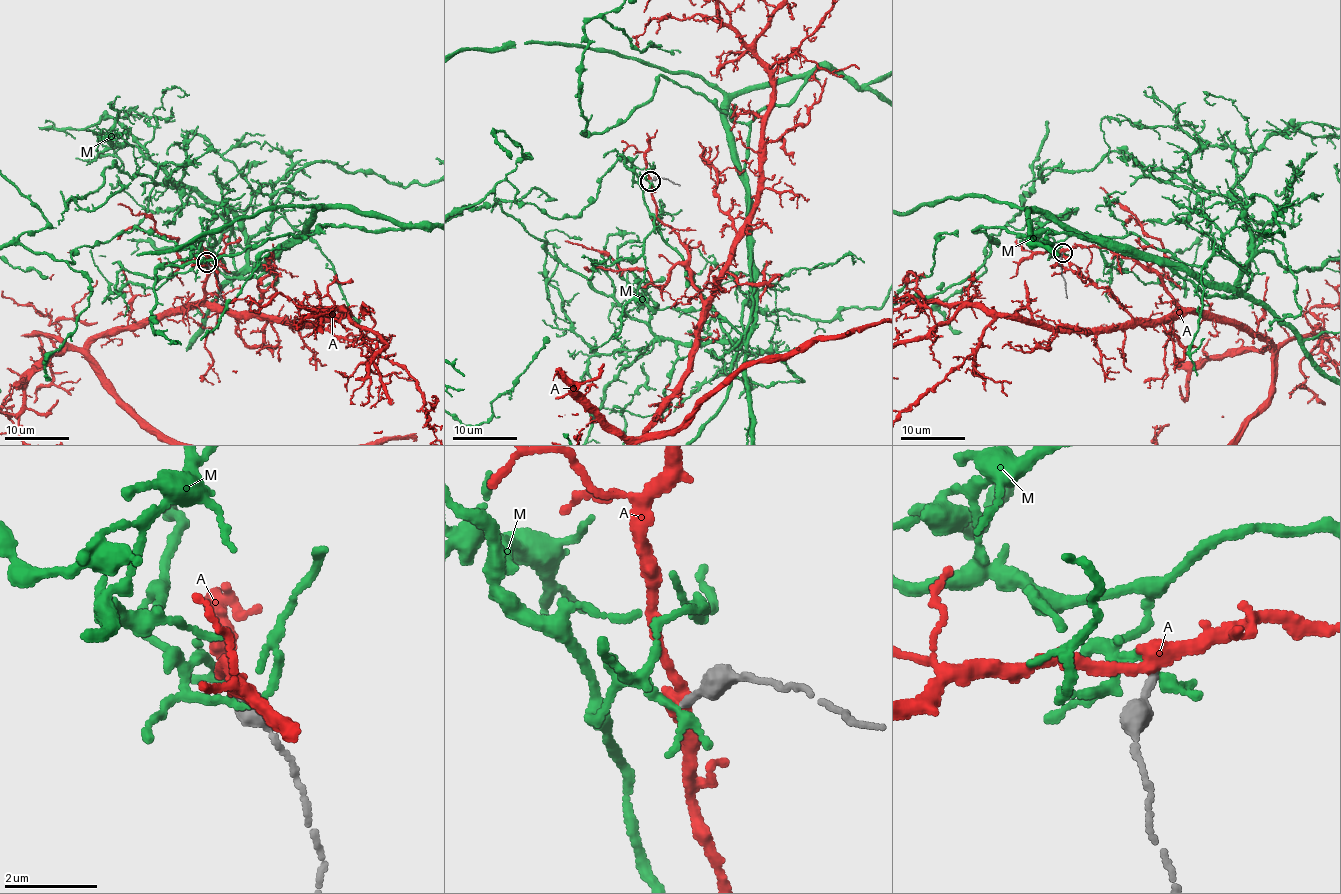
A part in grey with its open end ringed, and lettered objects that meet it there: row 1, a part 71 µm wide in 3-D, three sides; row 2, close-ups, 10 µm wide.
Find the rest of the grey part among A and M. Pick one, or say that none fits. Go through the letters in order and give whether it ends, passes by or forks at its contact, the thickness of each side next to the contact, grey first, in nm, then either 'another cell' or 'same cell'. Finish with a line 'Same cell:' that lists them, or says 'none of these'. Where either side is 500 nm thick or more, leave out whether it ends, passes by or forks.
A: it passes by; 240 nm thick on the grey side, 340 nm on the other; another cell
M: it passes by; 240 nm thick on the grey side, 200 nm on the other; another cell
Same cell: none of these

